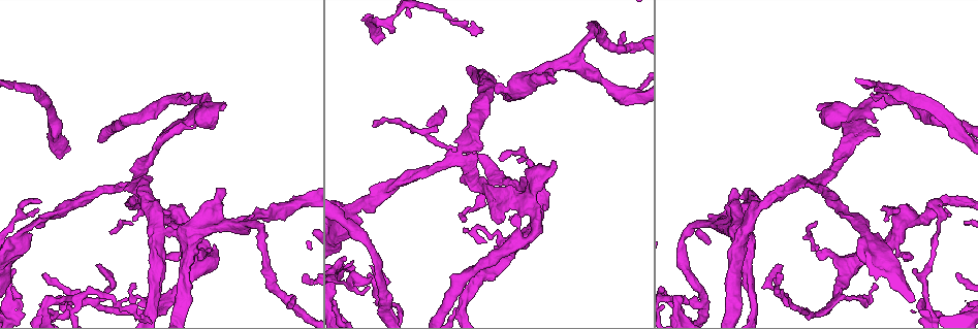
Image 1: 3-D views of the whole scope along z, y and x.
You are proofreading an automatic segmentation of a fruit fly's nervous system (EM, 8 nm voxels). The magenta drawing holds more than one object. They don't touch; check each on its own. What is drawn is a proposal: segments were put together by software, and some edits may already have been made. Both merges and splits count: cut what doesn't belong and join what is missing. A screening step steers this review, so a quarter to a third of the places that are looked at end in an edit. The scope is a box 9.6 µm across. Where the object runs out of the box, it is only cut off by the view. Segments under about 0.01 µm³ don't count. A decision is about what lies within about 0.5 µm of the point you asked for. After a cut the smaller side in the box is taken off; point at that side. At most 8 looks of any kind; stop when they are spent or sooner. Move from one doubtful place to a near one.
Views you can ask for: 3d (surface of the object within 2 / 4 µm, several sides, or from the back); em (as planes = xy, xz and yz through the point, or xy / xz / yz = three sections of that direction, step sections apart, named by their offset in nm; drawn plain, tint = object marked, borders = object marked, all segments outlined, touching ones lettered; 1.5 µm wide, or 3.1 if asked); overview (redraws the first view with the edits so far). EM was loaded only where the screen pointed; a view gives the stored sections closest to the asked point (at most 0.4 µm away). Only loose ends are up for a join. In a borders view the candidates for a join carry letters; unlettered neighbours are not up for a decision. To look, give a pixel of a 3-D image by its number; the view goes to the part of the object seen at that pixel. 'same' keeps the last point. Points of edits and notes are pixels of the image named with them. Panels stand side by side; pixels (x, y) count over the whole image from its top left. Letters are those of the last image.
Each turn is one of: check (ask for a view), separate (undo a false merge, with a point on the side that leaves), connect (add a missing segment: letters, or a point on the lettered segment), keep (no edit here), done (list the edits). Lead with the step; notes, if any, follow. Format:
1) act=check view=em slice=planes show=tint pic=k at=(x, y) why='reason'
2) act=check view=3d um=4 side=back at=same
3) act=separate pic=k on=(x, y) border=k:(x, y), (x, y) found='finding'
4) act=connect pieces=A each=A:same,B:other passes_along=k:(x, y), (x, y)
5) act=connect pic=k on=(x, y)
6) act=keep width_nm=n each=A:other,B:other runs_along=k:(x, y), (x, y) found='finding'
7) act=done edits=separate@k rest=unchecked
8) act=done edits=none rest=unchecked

act=check view=3d um=4 pic=1 at=(427, 123) why='branch stops here'

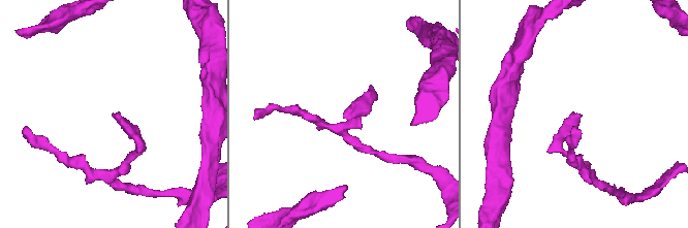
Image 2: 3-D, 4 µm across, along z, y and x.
act=check view=em slice=yz step=4 show=borders pic=2 at=(113, 116)

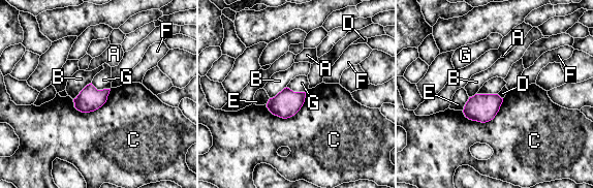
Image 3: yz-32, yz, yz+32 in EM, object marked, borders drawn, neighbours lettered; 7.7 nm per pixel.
act=keep width_nm=140 each=A:other,B:other,C:other,D:other,E:other,F:other,G:other border=3:(306, 92), (289, 117), (266, 106) found='no lettered segment goes on from it'

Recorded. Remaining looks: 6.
act=check view=em slice=planes show=borders pic=1 at=(553, 160) why='free end'

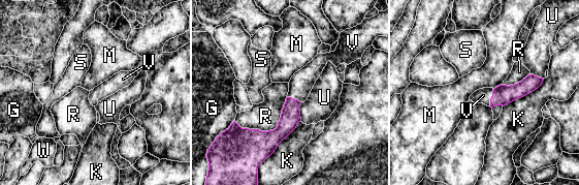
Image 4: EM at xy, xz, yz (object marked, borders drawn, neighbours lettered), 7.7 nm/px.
act=connect pieces=V each=G:other,K:other,M:other,R:other,S:other,U:other,V:same,W:other passes_along=4:(503, 94), (491, 97), (483, 95) found='the neuron continues'

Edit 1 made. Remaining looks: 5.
act=check view=overview

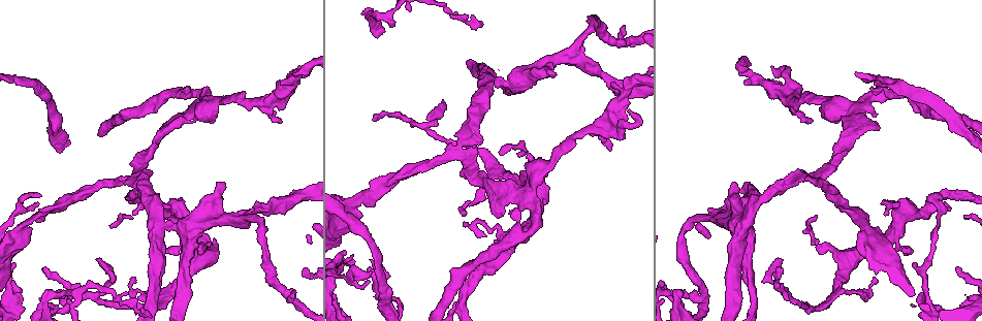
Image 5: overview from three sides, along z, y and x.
act=check view=3d um=2 pic=5 at=(509, 214) why='thin end'

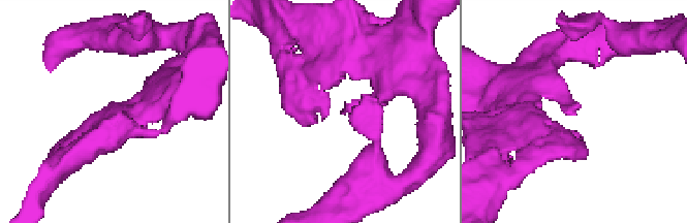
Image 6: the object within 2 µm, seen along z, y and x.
act=check view=em slice=xz step=4 show=borders pic=6 at=(347, 112)

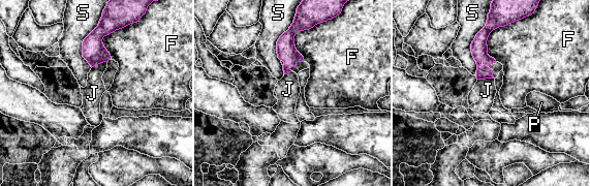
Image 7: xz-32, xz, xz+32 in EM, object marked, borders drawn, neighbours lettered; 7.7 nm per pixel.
act=keep each=F:other,J:other,P:other,S:other border=7:(327, 21), (296, 34), (303, 61) found='no lettered segment goes on from it'

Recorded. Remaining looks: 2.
act=check view=3d um=2 pic=5 at=(893, 205) why='a narrow waist'

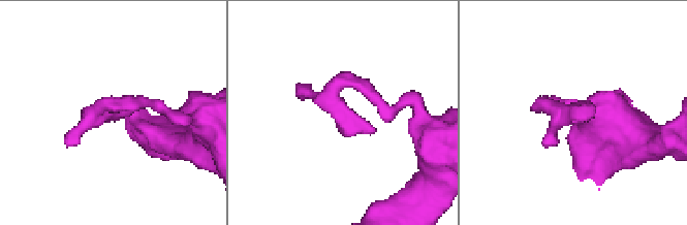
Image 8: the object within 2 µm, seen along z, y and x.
act=check view=em slice=planes show=borders pic=8 at=(577, 107) why='shape alone is not enough'

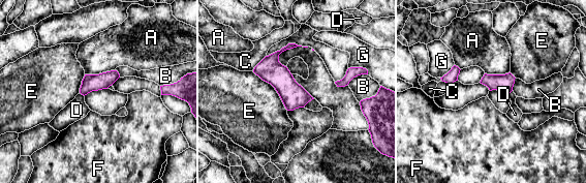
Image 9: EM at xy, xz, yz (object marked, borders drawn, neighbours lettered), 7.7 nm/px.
act=keep each=A:other,B:other,C:other,D:other,E:other,F:other,G:other border=9:(115, 69), (85, 74) found='one neuron here'

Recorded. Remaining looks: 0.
act=done edits=connect@4 rest=unchecked

